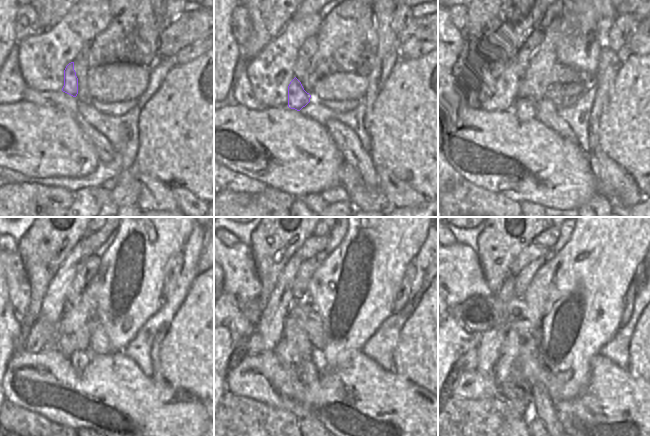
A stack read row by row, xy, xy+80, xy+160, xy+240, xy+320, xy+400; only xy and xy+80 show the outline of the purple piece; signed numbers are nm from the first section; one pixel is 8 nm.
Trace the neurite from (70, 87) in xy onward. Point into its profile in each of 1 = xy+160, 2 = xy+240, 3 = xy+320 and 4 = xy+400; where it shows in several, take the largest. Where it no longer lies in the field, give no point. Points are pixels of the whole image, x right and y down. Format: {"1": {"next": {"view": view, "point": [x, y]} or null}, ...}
{"1": {"next": {"view": "xy+160", "point": [525, 110]}}, "2": {"next": {"view": "xy+240", "point": [79, 359]}}, "3": {"next": {"view": "xy+320", "point": [308, 372]}}, "4": {"next": {"view": "xy+400", "point": [544, 407]}}}

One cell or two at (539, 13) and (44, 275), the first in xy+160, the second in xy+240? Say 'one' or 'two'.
two

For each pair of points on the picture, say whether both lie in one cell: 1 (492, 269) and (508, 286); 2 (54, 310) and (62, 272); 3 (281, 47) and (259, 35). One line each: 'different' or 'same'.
1: different
2: same
3: different

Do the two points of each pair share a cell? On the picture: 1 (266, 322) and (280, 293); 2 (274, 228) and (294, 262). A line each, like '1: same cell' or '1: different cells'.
1: same cell
2: different cells

